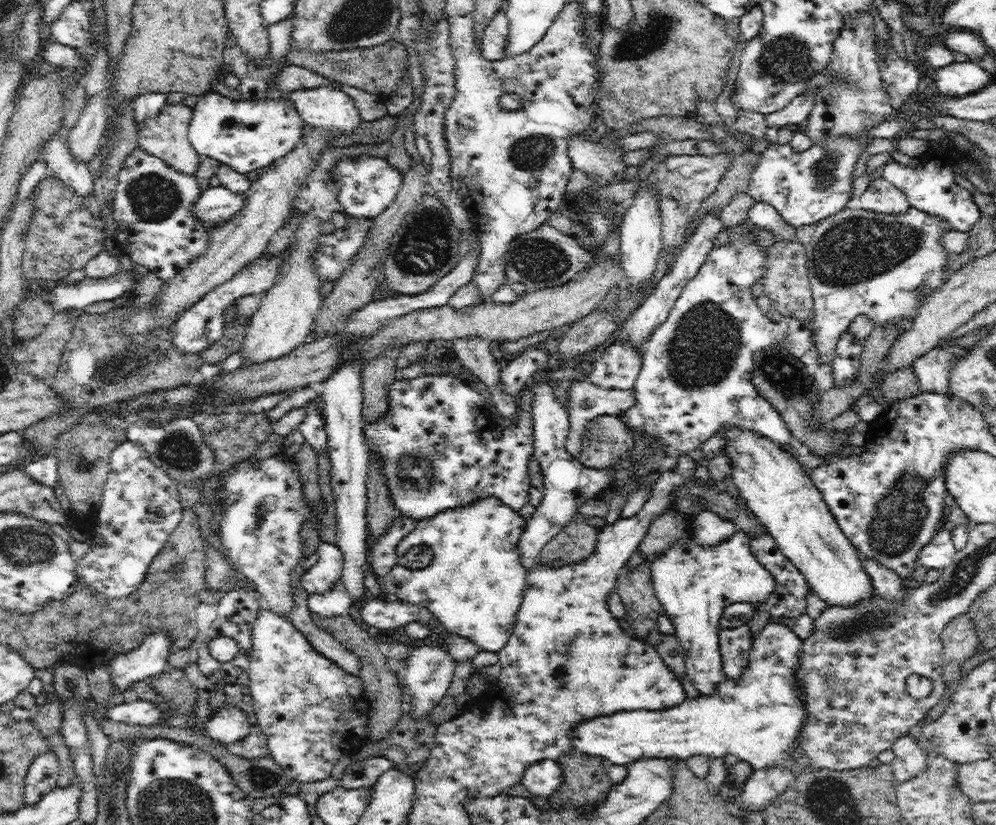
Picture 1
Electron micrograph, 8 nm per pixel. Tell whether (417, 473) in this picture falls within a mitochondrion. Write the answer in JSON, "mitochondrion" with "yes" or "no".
{"mitochondrion":"yes"}

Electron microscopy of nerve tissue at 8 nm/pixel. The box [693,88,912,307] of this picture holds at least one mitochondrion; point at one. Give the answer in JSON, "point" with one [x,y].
{"point":[823,171]}

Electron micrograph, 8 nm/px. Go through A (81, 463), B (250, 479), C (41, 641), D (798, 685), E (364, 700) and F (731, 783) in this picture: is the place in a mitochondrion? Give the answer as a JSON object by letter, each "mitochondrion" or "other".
{"A":"mitochondrion","B":"other","C":"other","D":"other","E":"other","F":"other"}

